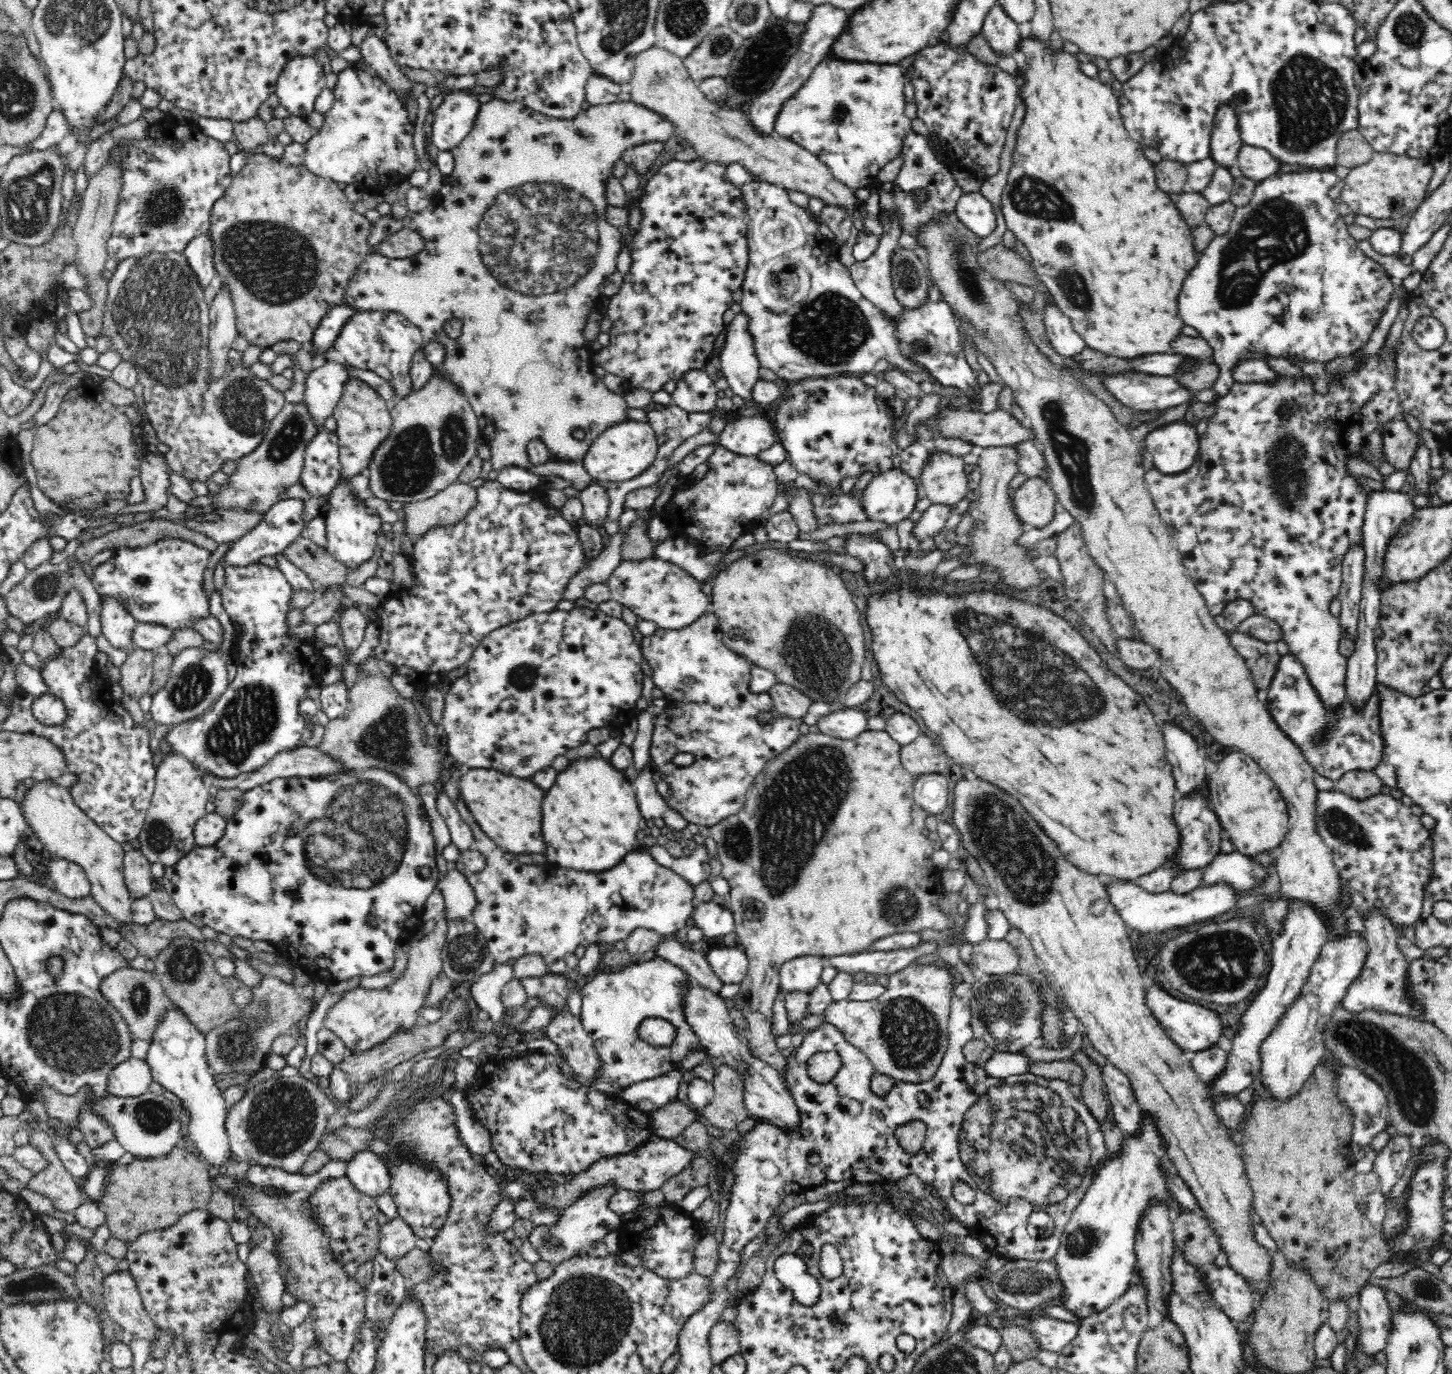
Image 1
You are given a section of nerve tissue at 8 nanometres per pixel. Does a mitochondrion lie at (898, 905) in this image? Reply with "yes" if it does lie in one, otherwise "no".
yes

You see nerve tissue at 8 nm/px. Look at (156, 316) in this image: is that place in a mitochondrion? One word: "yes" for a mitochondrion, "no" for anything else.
yes

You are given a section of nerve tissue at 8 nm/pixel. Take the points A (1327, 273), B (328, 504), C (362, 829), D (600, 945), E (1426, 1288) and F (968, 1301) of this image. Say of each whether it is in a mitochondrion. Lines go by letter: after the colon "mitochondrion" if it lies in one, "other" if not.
A: other
B: other
C: mitochondrion
D: other
E: mitochondrion
F: other

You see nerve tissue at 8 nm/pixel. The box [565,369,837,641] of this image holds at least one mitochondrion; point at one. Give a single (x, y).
(703, 564)

